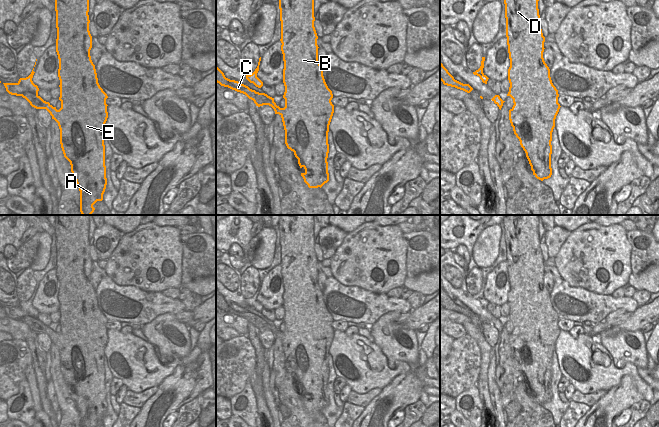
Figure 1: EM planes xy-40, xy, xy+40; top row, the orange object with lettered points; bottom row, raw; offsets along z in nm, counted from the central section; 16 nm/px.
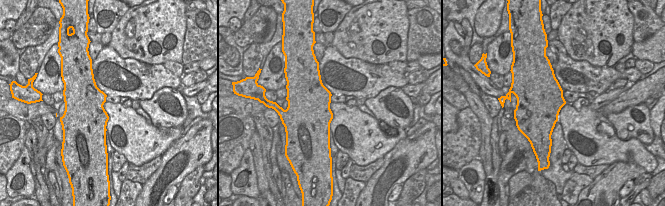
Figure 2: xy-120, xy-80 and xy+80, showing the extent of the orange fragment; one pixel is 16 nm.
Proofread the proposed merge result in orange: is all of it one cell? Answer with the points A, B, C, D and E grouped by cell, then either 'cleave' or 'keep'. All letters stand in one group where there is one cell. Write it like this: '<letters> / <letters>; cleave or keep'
A B C D E; keep

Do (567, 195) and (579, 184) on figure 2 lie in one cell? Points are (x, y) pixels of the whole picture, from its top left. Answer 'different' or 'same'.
same

